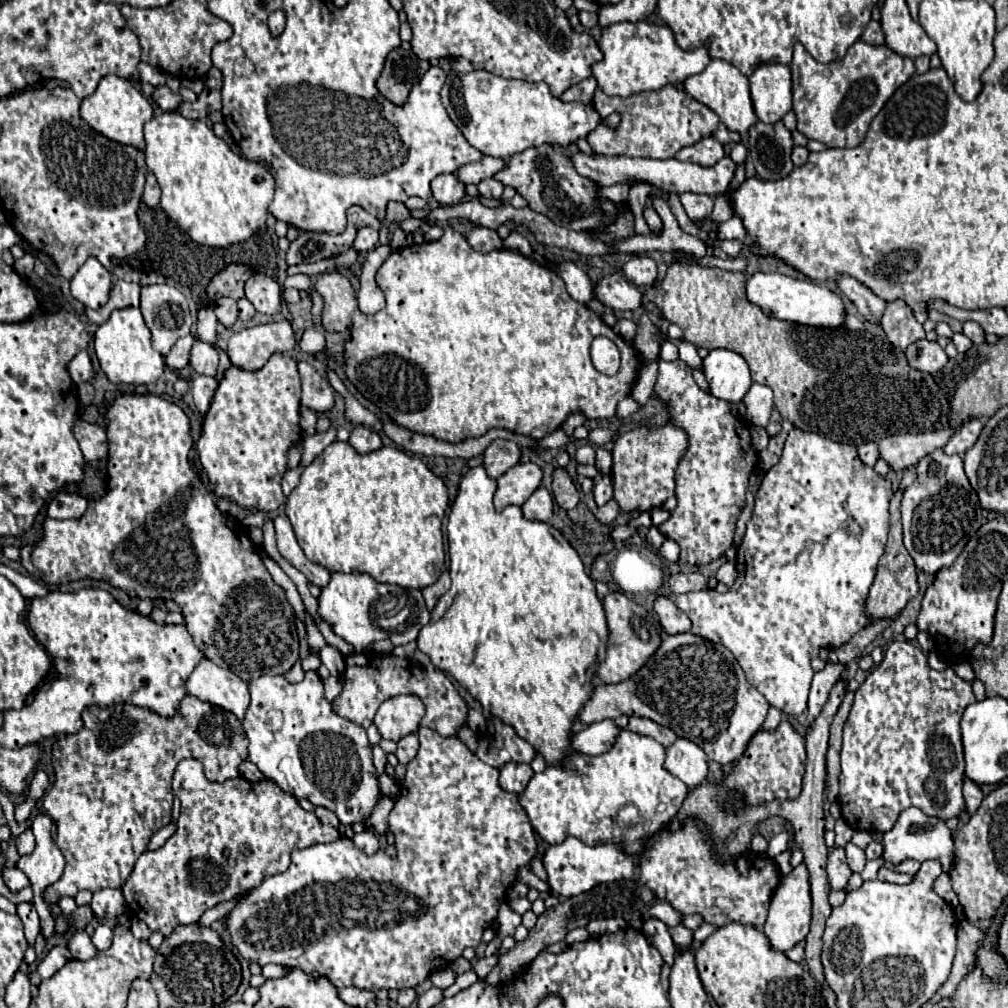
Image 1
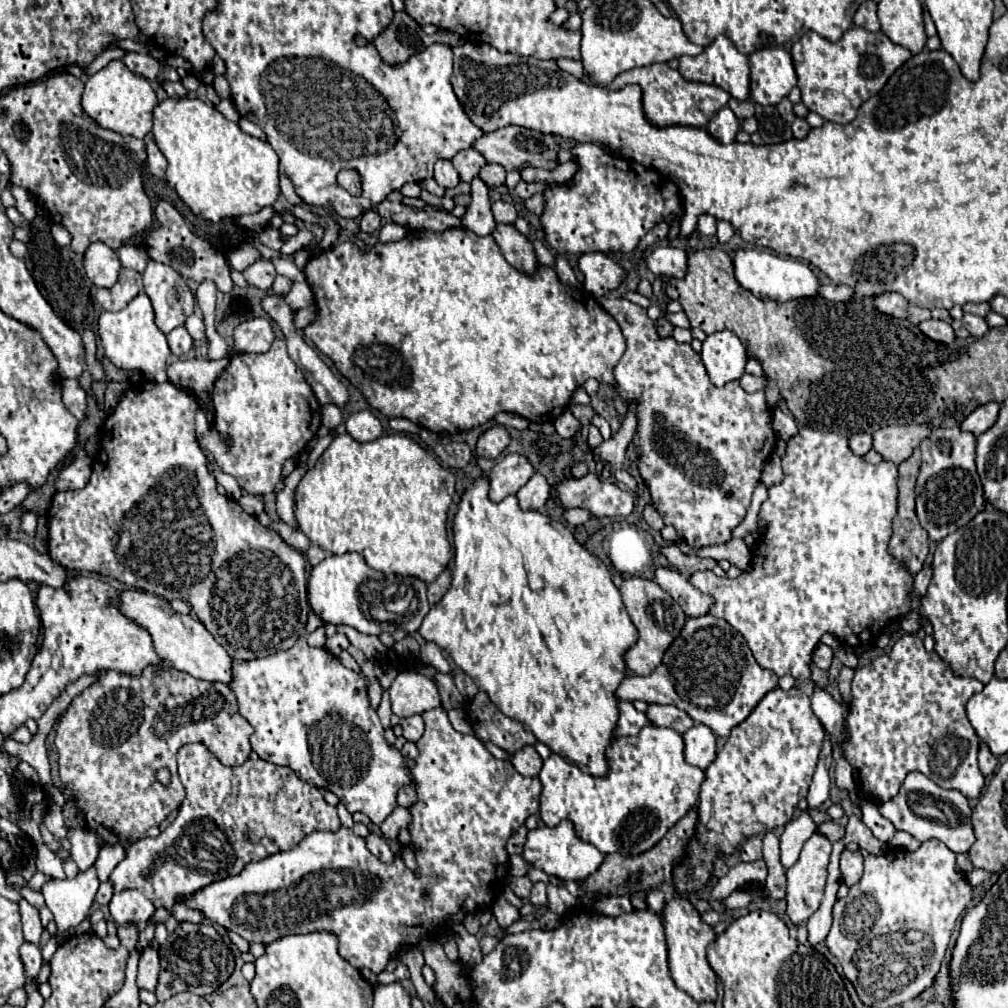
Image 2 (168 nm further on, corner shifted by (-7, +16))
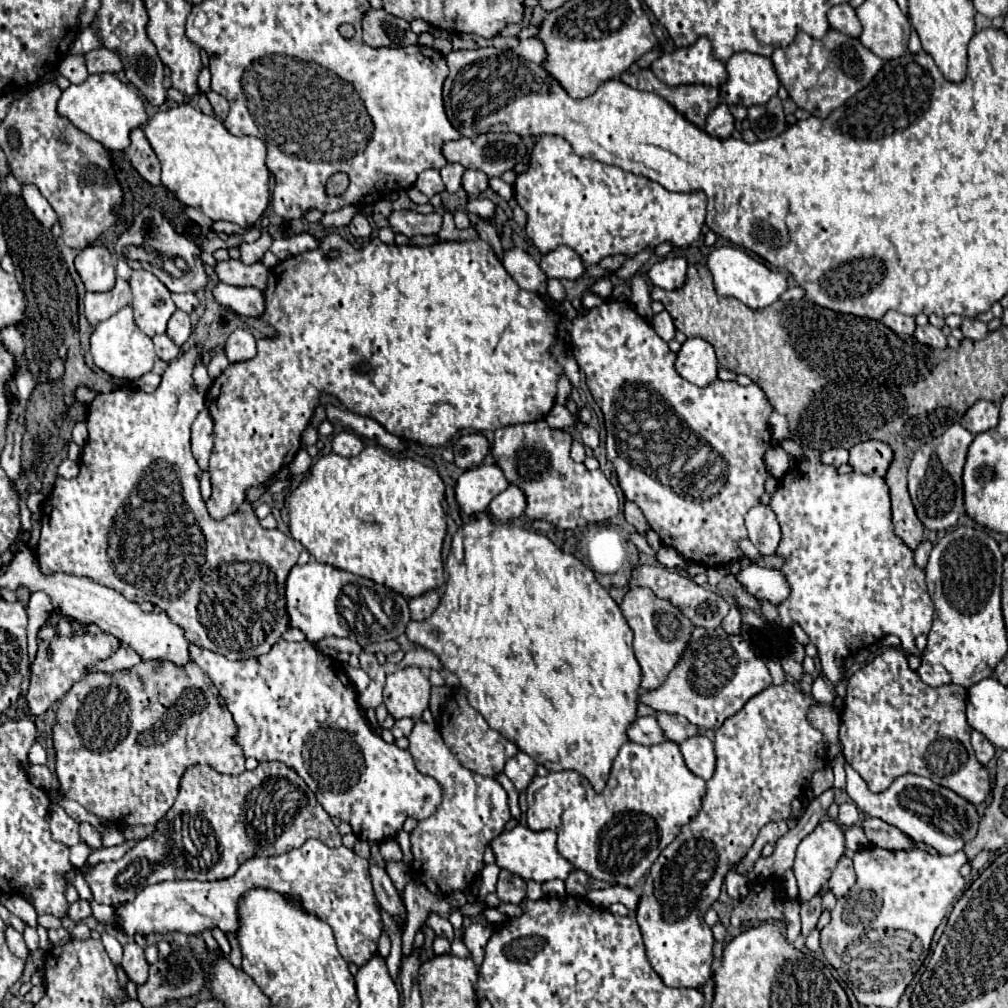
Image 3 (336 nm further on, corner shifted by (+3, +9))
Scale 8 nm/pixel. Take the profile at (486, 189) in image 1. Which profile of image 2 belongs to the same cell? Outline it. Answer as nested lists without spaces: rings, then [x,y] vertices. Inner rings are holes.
[[[486,164],[478,176],[486,182],[486,186],[502,186],[506,178],[506,170],[498,164]]]

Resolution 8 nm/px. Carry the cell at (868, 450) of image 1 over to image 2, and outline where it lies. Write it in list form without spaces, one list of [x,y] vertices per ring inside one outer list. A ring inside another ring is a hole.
[[[854,434],[854,436],[850,436],[848,446],[852,448],[852,452],[862,456],[872,448],[872,436],[870,434]]]

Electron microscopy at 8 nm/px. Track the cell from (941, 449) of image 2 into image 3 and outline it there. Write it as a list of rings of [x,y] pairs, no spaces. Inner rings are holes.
[[[958,423],[948,427],[944,435],[922,445],[910,463],[908,469],[908,491],[914,503],[916,515],[922,525],[930,531],[946,531],[956,525],[960,513],[964,511],[964,487],[962,487],[962,469],[966,463],[966,451],[972,443],[972,435],[962,429]]]

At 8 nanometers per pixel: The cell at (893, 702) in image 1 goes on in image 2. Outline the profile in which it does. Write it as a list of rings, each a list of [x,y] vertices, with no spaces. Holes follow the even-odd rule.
[[[916,634],[902,636],[888,654],[872,660],[856,670],[852,680],[852,702],[846,726],[850,730],[850,742],[842,746],[842,756],[850,760],[858,774],[858,788],[866,798],[890,800],[896,796],[902,780],[908,772],[922,772],[942,788],[956,788],[968,800],[976,800],[986,784],[984,774],[978,768],[978,744],[972,724],[966,718],[966,702],[984,688],[976,678],[954,676],[936,652],[926,652],[922,638]]]

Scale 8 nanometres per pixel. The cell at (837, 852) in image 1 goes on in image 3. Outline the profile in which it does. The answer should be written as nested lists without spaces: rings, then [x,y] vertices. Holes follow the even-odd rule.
[[[844,855],[844,857],[840,857],[840,861],[836,863],[836,867],[832,871],[832,877],[828,881],[828,889],[836,897],[842,897],[854,887],[854,883],[856,883],[856,873],[854,873],[854,867],[852,867],[852,859],[848,859]]]

